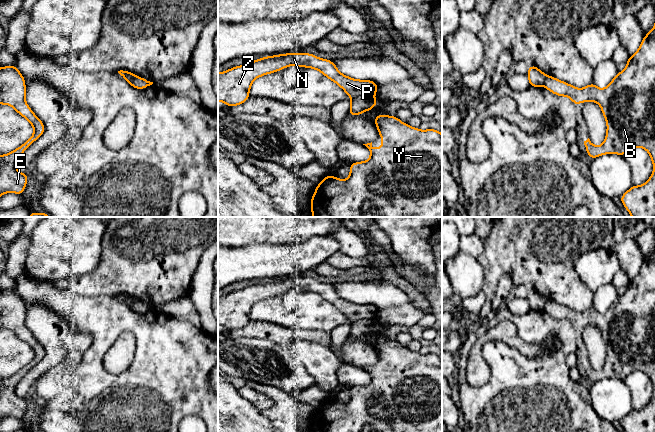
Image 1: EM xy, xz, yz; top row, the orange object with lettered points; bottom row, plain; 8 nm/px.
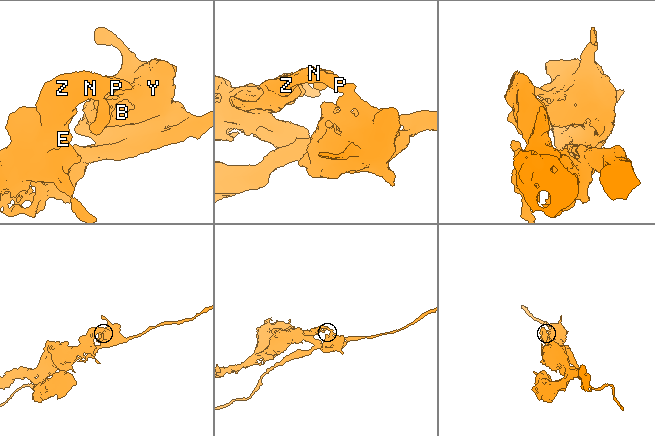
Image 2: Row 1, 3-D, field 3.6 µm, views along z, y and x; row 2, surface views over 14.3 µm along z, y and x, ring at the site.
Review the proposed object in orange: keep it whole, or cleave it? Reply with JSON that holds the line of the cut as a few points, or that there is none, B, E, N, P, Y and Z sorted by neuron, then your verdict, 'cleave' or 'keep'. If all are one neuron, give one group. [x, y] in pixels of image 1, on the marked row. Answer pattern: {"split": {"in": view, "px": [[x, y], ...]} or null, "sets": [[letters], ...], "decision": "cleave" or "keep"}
{"split": {"in": "xz", "px": [[372, 95], [362, 95], [352, 99]]}, "sets": [["B", "Y"], ["E", "N", "P", "Z"]], "decision": "cleave"}

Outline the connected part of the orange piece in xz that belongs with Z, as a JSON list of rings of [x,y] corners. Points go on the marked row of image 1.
[[[298,52],[263,57],[218,73],[218,101],[229,107],[241,105],[250,97],[249,90],[254,79],[291,65],[317,69],[338,84],[352,99],[373,96],[379,87],[374,81],[356,80],[341,74],[333,61]]]

